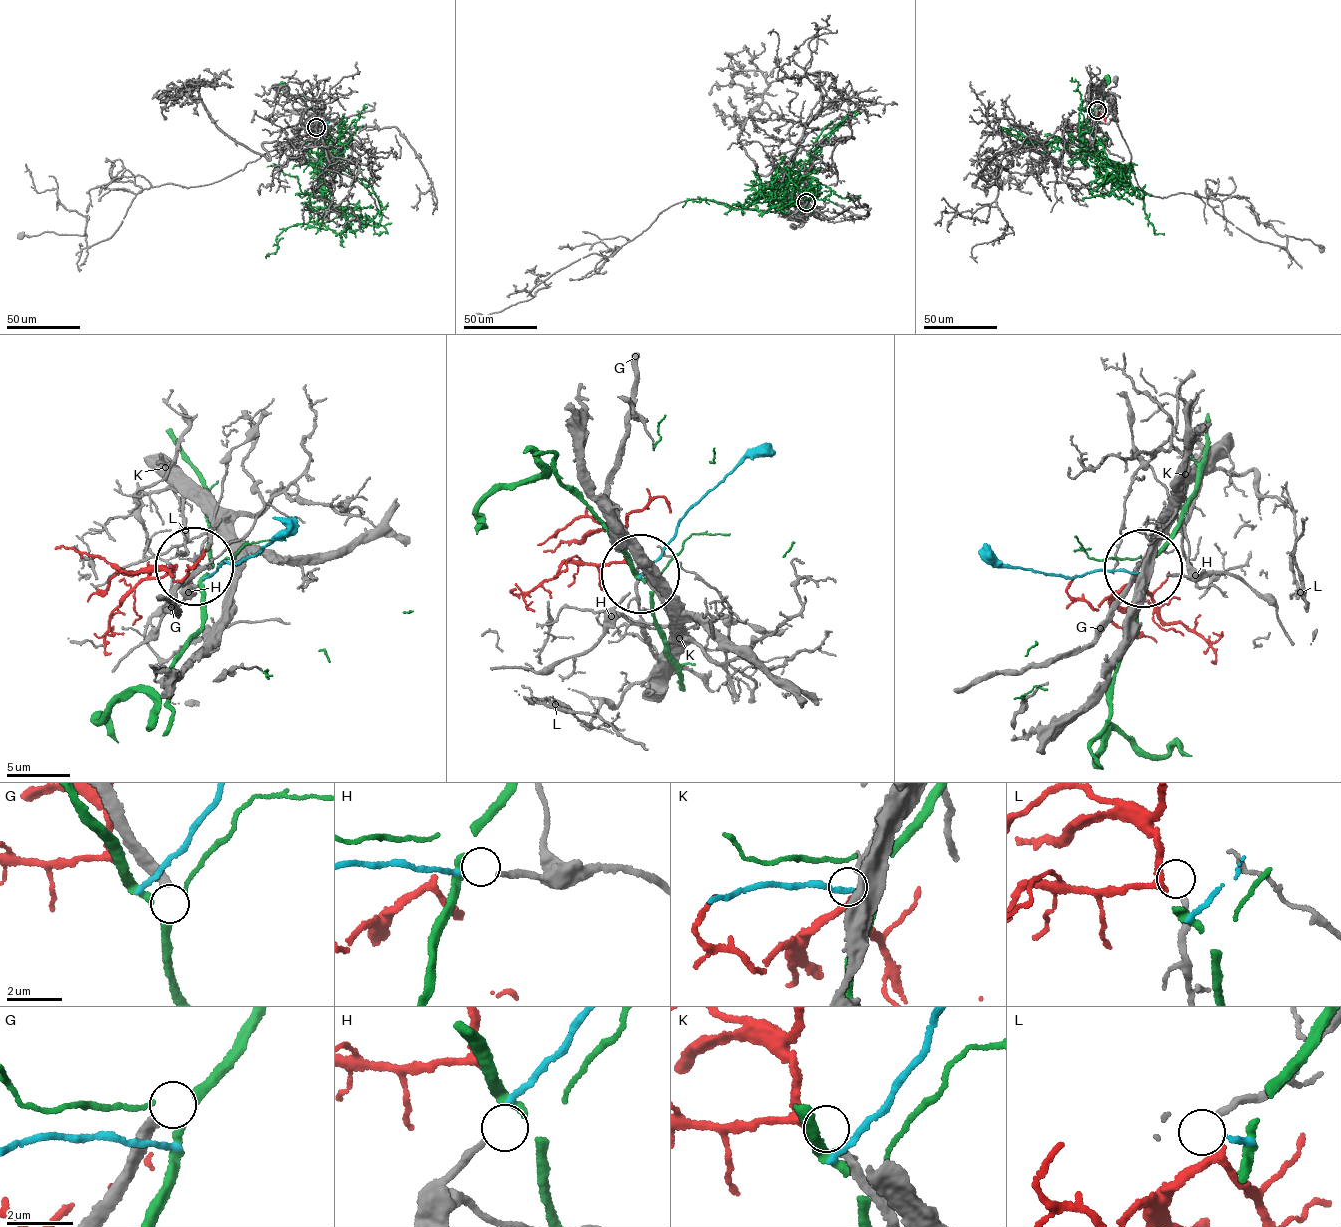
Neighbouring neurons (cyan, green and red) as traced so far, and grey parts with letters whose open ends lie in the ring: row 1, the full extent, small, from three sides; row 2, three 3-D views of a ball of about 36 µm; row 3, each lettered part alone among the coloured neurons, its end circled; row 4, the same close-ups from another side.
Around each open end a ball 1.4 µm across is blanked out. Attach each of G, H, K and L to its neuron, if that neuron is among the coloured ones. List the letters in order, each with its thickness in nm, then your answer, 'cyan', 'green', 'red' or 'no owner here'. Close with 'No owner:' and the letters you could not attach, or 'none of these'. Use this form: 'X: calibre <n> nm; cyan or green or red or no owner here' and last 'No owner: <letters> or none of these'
G: calibre 360 nm; no owner here
H: calibre 200 nm; cyan
K: calibre 280 nm; red
L: calibre 220 nm; no owner here
No owner: G, L

